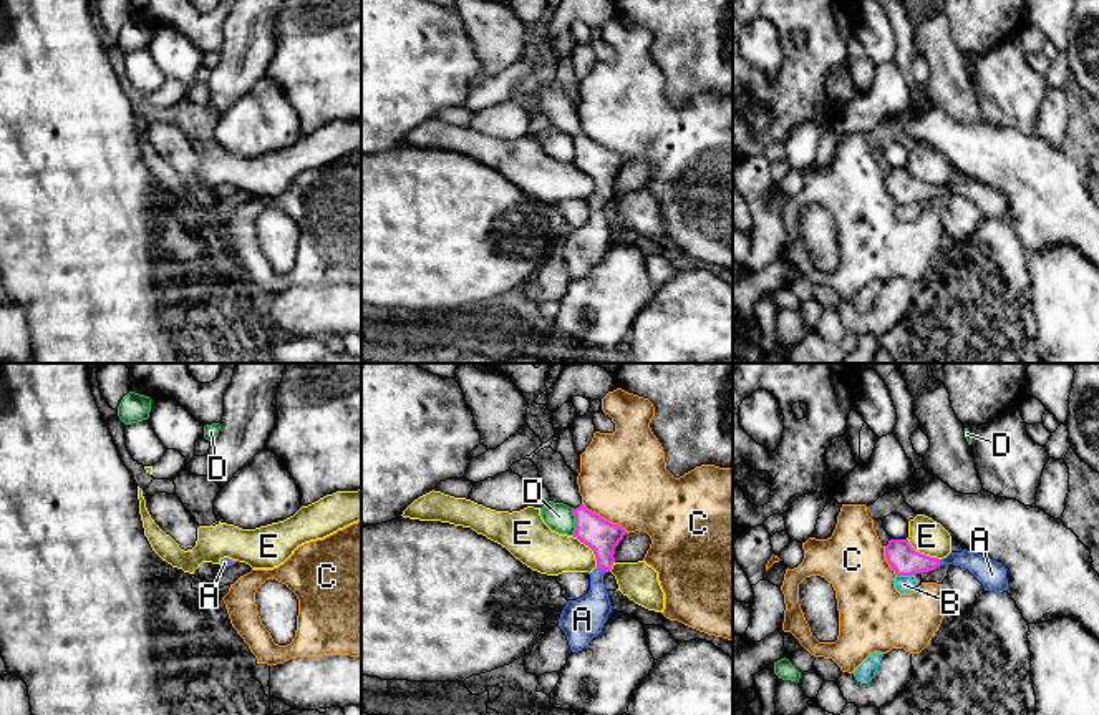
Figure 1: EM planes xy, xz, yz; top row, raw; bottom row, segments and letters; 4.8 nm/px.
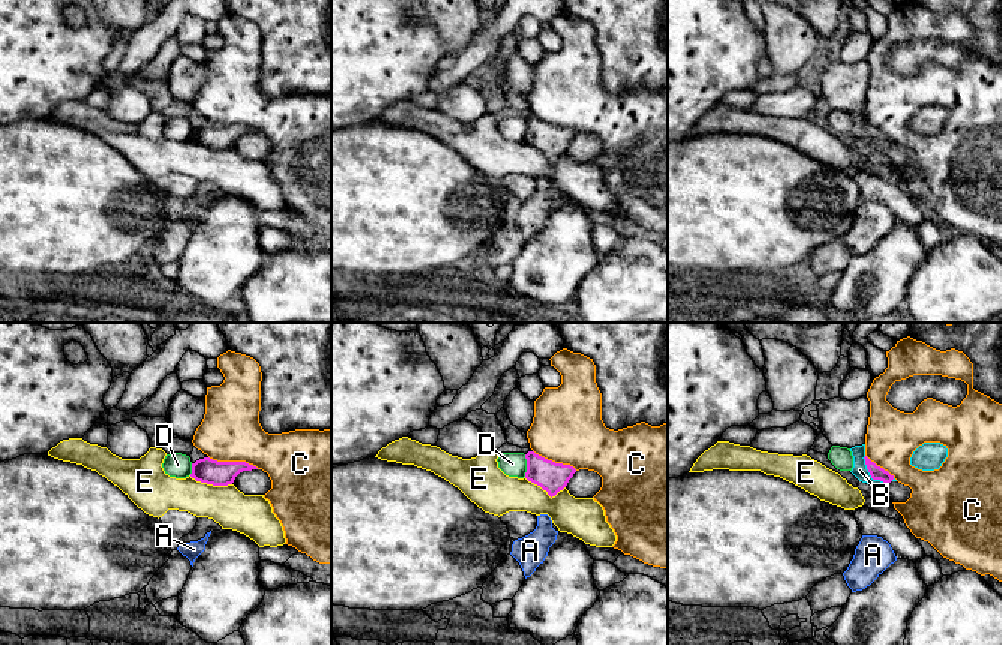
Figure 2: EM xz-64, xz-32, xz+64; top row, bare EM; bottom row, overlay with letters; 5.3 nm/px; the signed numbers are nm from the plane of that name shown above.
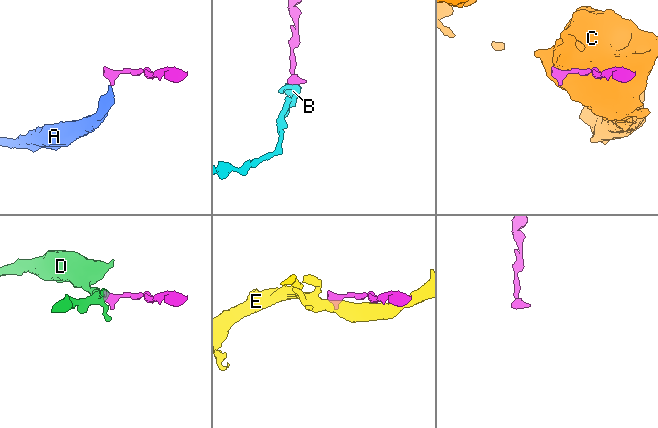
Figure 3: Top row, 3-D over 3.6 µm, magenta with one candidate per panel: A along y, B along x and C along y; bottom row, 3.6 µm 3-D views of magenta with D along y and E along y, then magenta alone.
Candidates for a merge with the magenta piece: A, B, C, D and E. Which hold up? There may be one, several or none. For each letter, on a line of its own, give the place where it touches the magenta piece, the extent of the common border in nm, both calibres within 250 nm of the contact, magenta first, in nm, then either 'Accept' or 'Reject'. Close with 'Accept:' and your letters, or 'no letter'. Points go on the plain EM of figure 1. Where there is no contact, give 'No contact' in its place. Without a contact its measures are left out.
A: Touches magenta at xz (600, 198). Shared border 50 nm. Thickness 160 nm (magenta) against 190 nm. Accept
B: Touches magenta at yz (904, 203). Shared border 80 nm. Thickness 150 nm (magenta) against 90 nm. Reject
C: Touches magenta at xz (604, 148). Shared border 260 nm. Thickness 160 nm (magenta) against 420 nm. Reject
D: Touches magenta at xz (576, 151). Shared border 130 nm. Thickness 160 nm (magenta) against 140 nm. Reject
E: Touches magenta at xz (590, 176). Shared border 200 nm. Thickness 160 nm (magenta) against 220 nm. Reject
Accept: A

